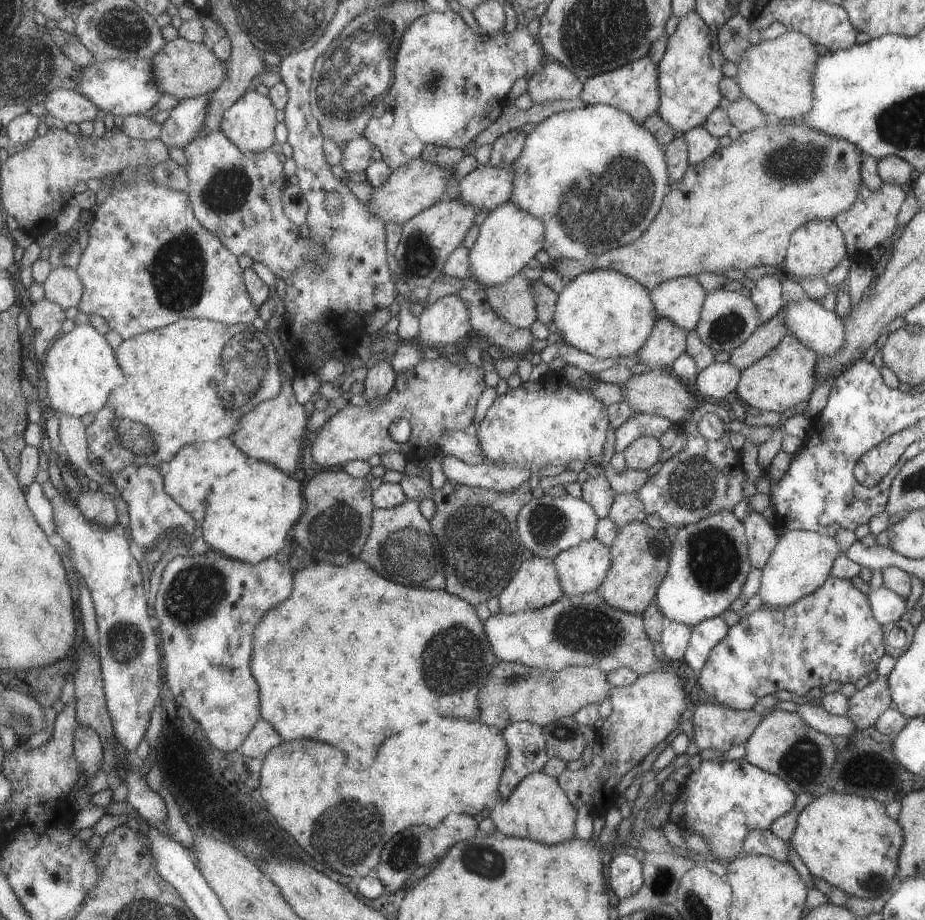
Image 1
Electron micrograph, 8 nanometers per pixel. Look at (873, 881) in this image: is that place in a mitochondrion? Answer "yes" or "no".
yes

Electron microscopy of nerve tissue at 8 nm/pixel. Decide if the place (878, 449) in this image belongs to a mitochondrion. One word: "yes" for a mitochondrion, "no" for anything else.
no

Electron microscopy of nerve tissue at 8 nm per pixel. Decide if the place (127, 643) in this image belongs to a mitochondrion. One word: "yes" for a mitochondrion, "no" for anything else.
yes

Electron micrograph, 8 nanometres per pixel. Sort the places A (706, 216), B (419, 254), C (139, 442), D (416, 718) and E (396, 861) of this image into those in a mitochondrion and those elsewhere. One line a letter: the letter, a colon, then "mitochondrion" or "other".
A: other
B: mitochondrion
C: mitochondrion
D: other
E: mitochondrion

